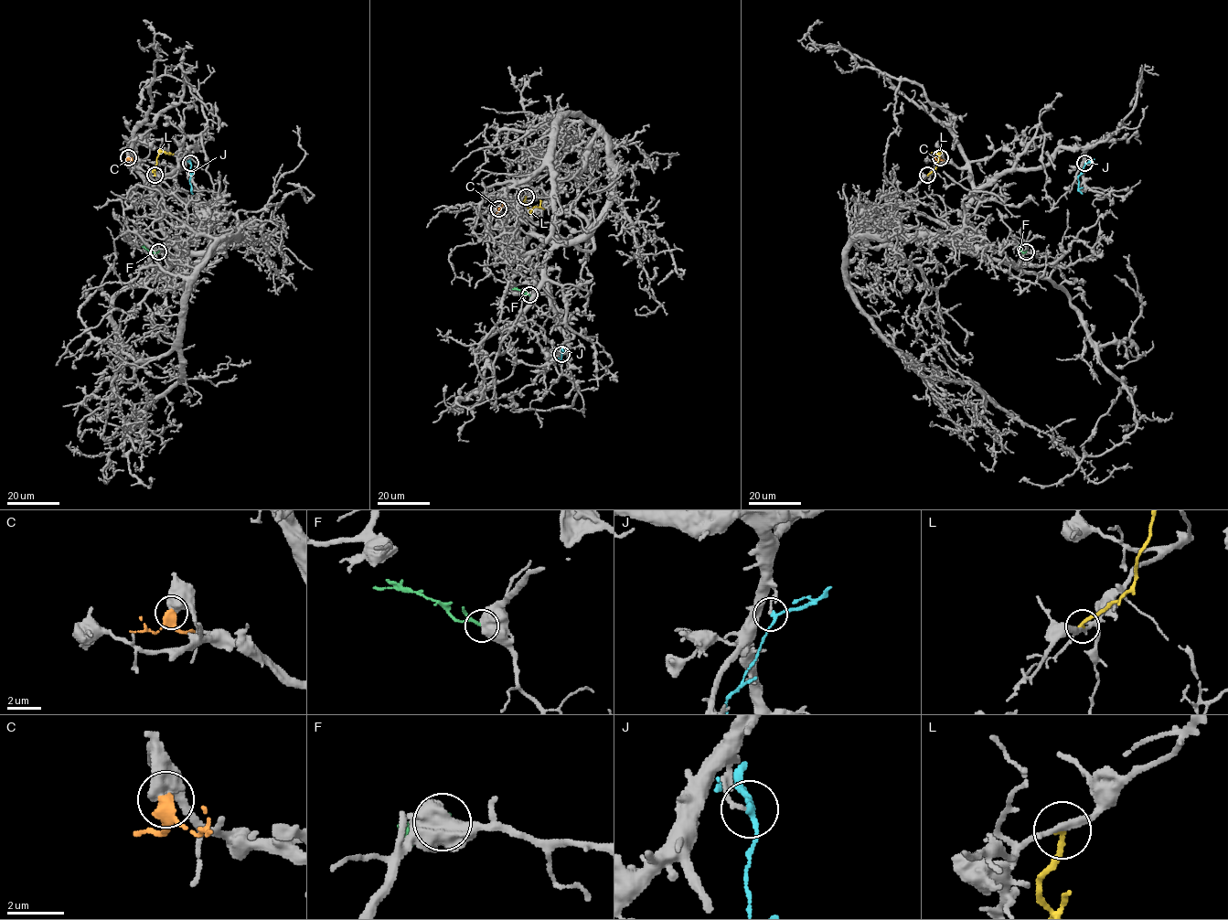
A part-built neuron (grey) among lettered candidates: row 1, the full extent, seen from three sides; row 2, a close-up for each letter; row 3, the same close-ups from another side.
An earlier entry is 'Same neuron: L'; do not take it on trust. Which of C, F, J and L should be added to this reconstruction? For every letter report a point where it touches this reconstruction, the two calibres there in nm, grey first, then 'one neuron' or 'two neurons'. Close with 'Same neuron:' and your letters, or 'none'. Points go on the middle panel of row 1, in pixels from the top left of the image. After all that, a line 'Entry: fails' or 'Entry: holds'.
C: contact (498, 208); calibres 700 and 400 nm; two neurons
F: contact (529, 294); calibres 950 and 160 nm; two neurons
J: contact (561, 354); calibres 150 and 150 nm; two neurons
L: contact (526, 197); calibres 240 and 200 nm; two neurons
Same neuron: none
Entry: fails

